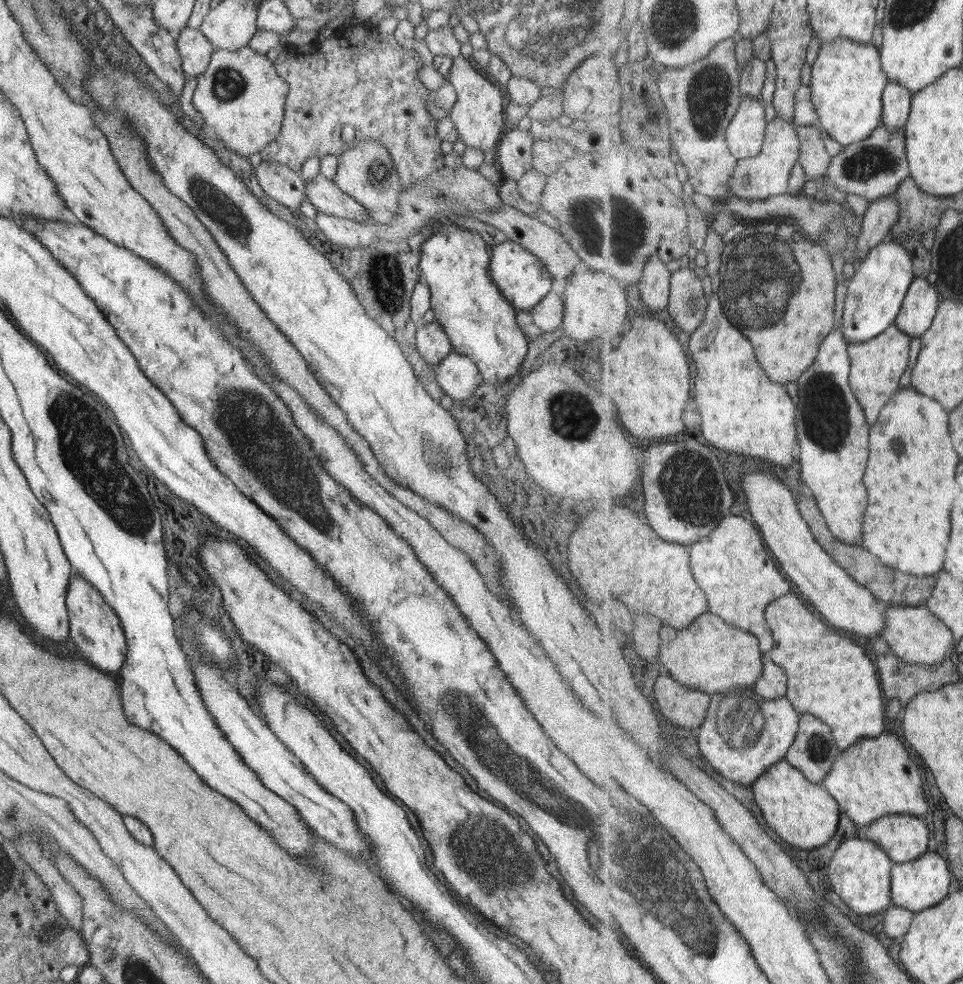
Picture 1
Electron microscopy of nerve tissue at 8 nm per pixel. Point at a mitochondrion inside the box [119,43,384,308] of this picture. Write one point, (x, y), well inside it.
(208, 198)

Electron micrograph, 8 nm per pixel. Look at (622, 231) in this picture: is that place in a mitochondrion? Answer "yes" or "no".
yes

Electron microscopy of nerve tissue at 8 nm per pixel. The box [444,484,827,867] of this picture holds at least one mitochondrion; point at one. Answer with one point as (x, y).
(741, 726)

